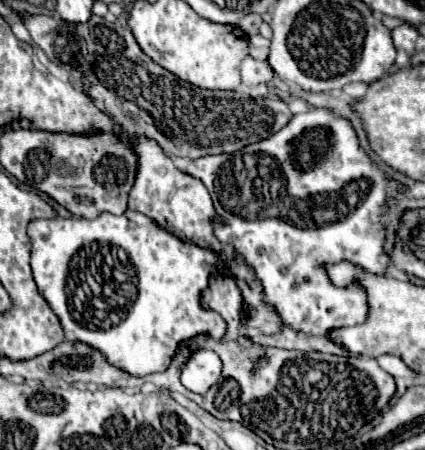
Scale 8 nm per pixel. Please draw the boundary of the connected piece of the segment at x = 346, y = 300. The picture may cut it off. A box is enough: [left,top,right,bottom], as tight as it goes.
[182,107,404,337]

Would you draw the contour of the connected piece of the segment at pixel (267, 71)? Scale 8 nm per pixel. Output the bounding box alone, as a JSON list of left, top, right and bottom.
[240,57,274,87]

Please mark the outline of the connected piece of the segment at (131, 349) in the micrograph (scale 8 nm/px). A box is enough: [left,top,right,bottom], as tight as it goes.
[28,211,226,377]

